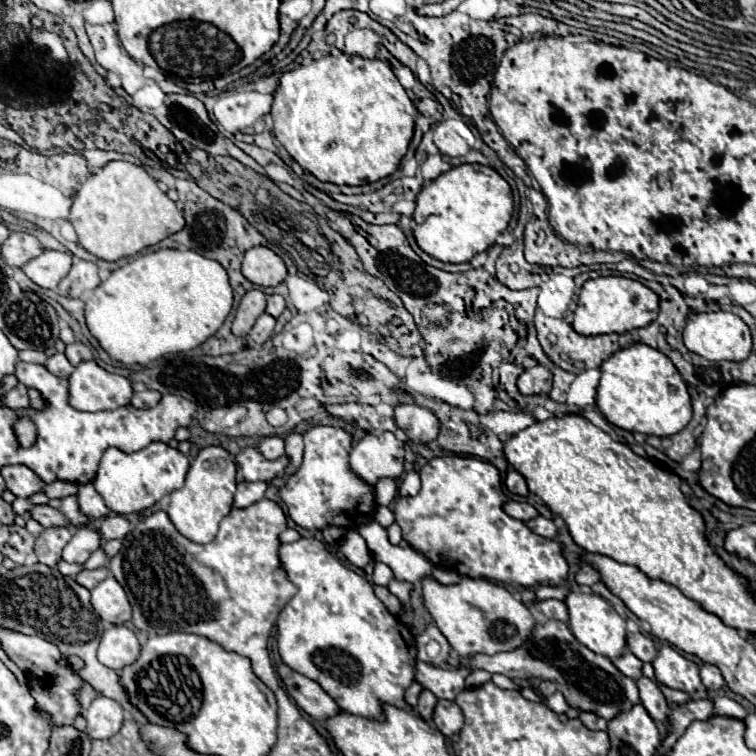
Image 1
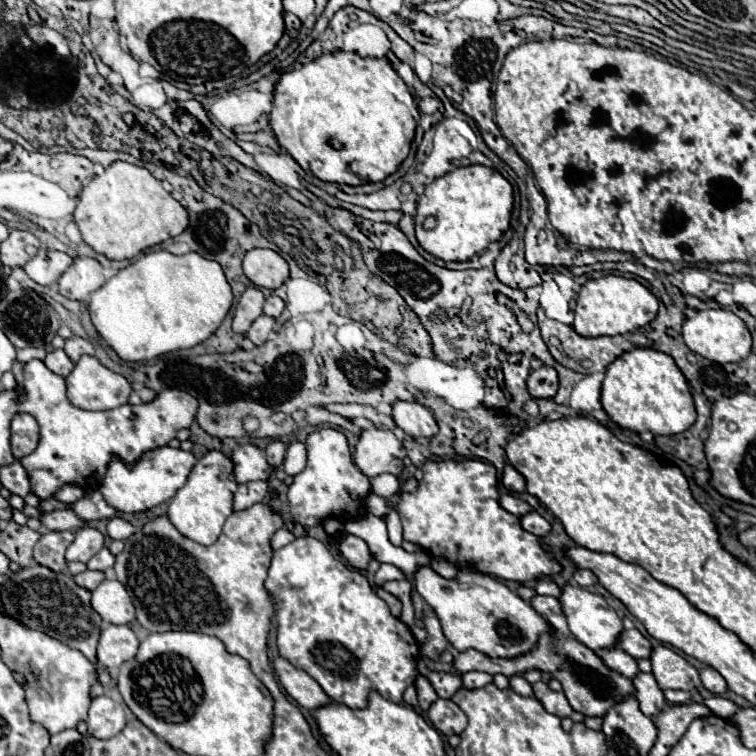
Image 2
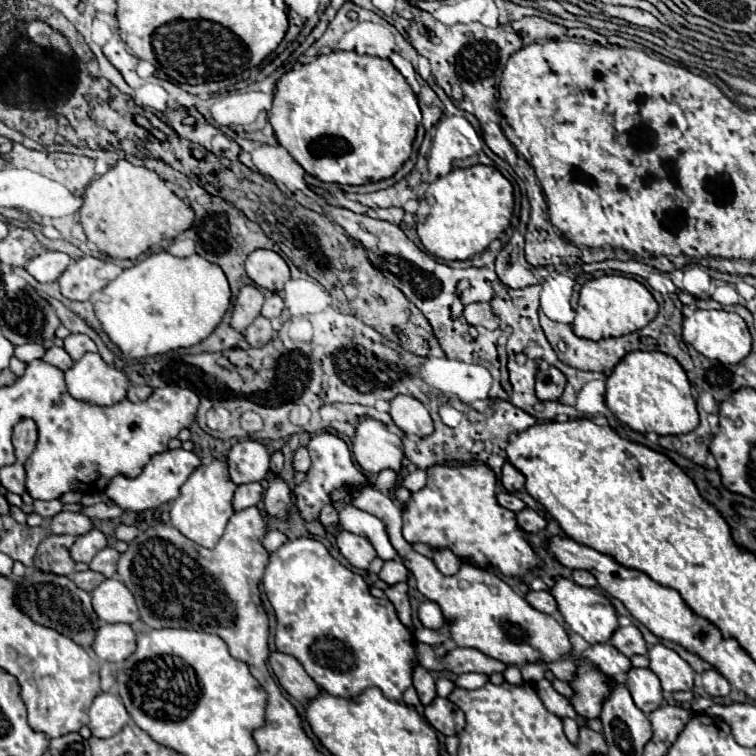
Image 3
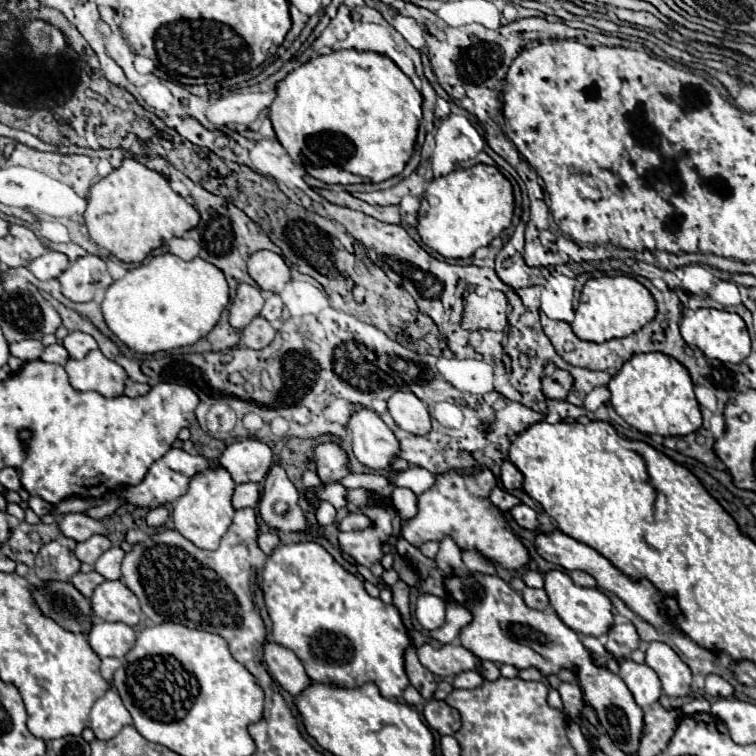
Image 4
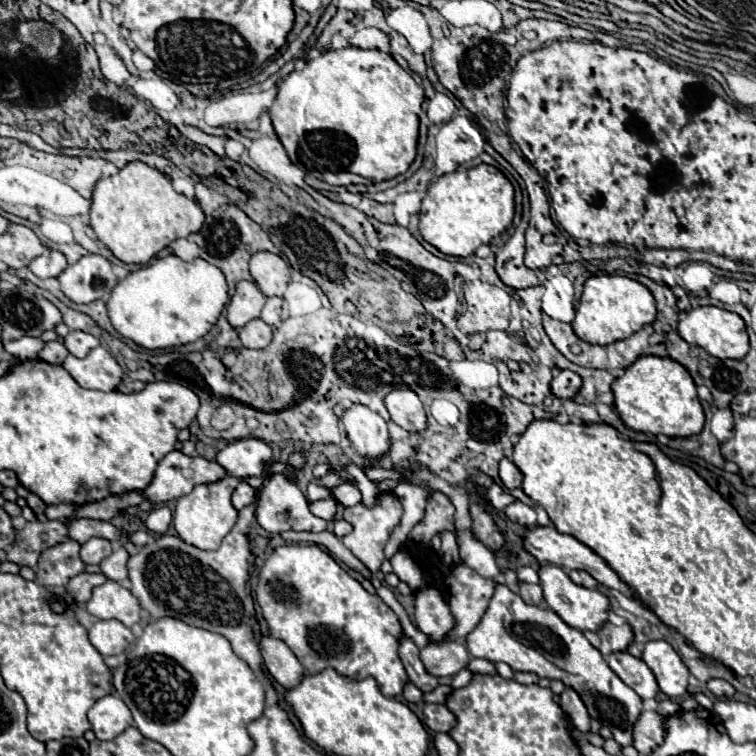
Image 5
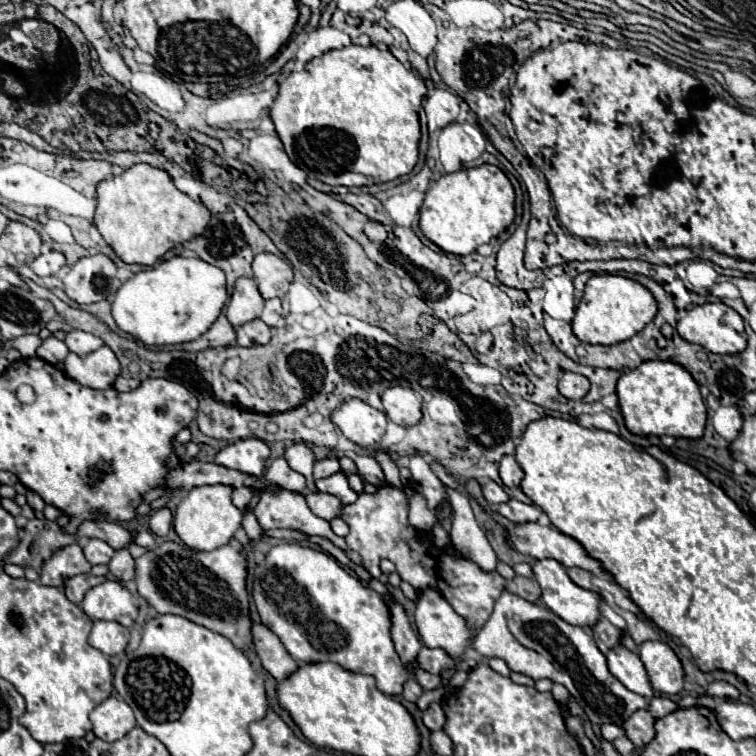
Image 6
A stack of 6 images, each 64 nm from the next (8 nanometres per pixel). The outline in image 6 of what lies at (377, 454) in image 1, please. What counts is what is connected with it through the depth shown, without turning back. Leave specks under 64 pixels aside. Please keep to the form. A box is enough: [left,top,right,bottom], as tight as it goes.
[330,398,388,448]

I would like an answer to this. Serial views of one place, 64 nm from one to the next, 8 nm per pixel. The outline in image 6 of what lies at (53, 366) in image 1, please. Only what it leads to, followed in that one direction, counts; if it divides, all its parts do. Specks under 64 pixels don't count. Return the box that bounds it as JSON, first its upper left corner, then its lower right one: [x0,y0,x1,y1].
[36,336,68,364]

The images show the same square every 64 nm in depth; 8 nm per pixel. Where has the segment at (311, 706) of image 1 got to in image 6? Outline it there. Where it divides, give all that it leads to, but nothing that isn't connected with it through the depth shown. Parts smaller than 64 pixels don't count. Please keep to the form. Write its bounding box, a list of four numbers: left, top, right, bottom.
[252,624,296,680]

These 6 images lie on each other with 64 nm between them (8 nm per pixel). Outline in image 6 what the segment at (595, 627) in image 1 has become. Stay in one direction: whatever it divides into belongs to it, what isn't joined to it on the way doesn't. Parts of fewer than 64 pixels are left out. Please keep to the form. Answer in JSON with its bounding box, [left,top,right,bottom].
[532,558,600,626]

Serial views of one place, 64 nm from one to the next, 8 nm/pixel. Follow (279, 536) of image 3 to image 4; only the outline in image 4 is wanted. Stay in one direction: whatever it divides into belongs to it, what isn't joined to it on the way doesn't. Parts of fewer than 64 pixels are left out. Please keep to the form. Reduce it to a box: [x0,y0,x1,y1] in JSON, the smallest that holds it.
[258,532,278,554]

